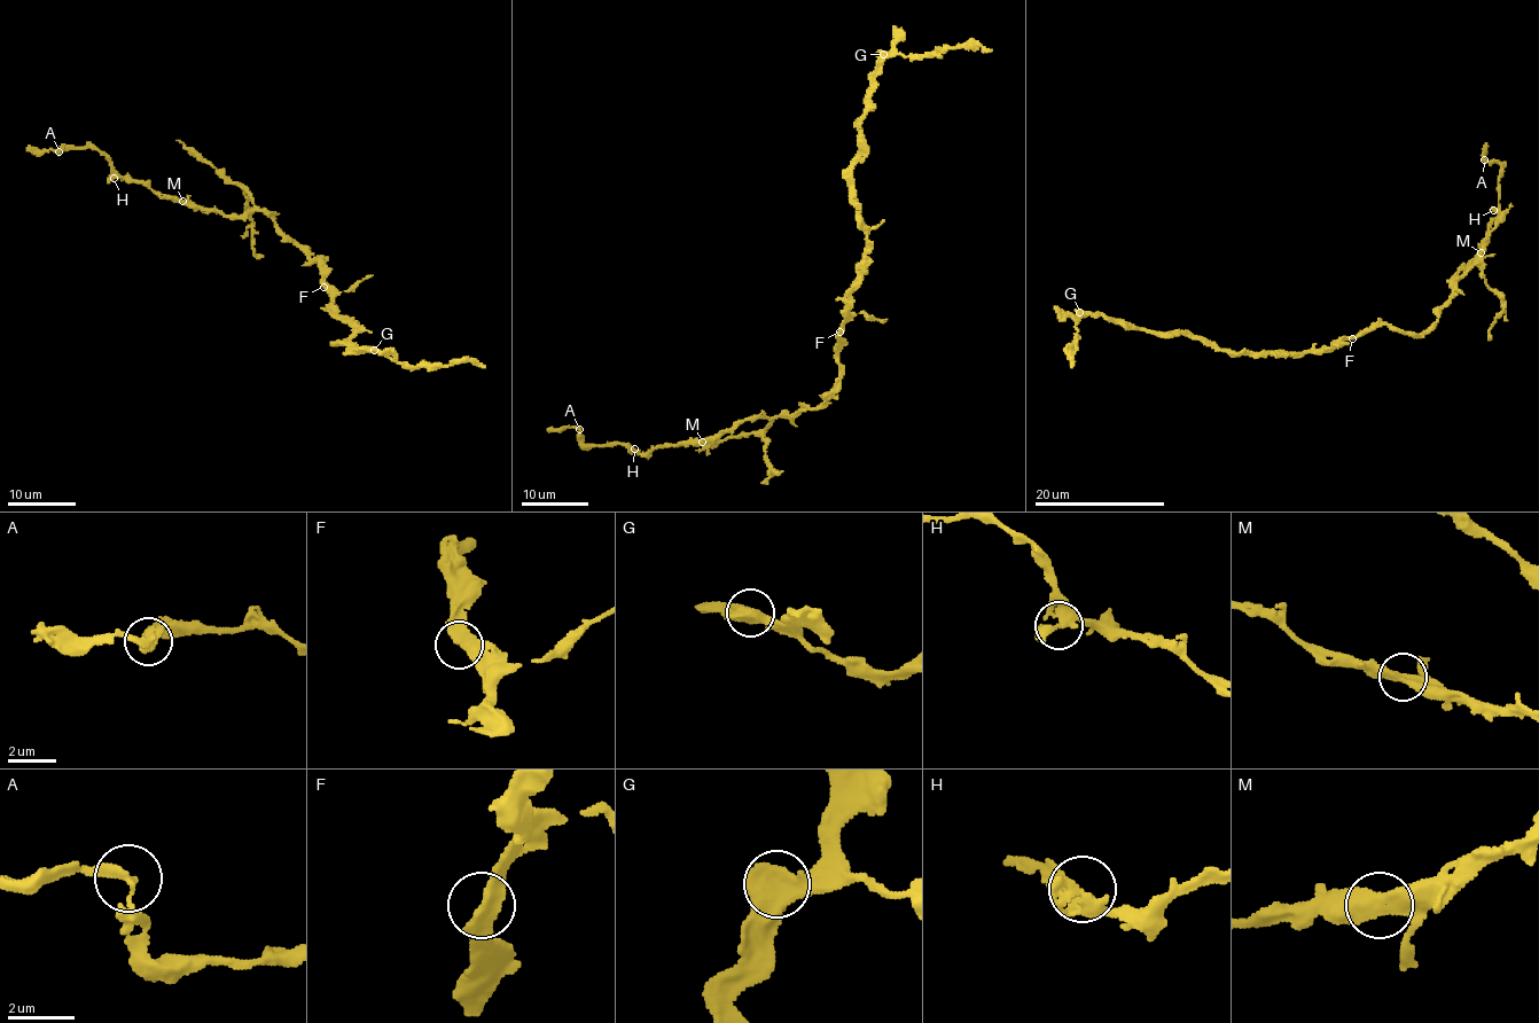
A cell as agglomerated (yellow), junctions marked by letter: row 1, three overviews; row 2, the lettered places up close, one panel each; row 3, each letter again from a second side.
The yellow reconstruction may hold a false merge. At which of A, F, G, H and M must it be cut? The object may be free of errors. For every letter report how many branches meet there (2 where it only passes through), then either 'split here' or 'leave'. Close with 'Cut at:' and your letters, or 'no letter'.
A: 2 | leave
F: 2 | leave
G: 2 | leave
H: 2 | leave
M: 2 | leave
Cut at: no letter

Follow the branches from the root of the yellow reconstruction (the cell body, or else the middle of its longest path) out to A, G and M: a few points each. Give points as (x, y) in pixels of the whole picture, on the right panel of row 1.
A: (1353, 338), (1383, 325), (1422, 334), (1436, 321), (1454, 273), (1475, 258), (1499, 213), (1500, 164), (1484, 158)
G: (1353, 338), (1344, 338), (1313, 352), (1237, 354), (1215, 350), (1184, 334), (1135, 329), (1101, 315), (1079, 312)
M: (1353, 338), (1383, 325), (1418, 334), (1427, 333), (1452, 291), (1457, 280), (1454, 273), (1479, 252)

